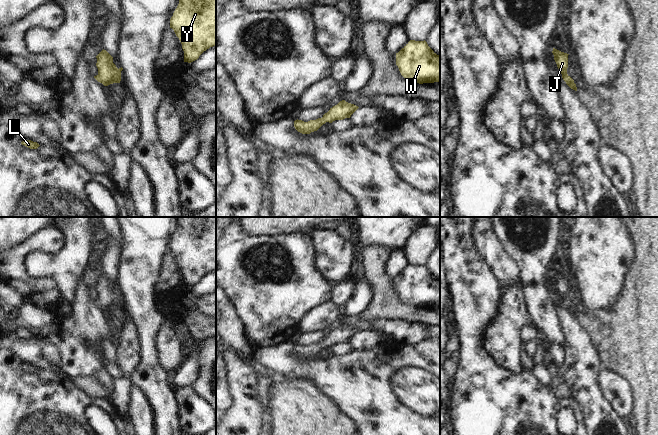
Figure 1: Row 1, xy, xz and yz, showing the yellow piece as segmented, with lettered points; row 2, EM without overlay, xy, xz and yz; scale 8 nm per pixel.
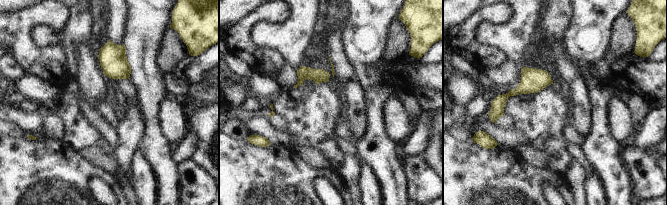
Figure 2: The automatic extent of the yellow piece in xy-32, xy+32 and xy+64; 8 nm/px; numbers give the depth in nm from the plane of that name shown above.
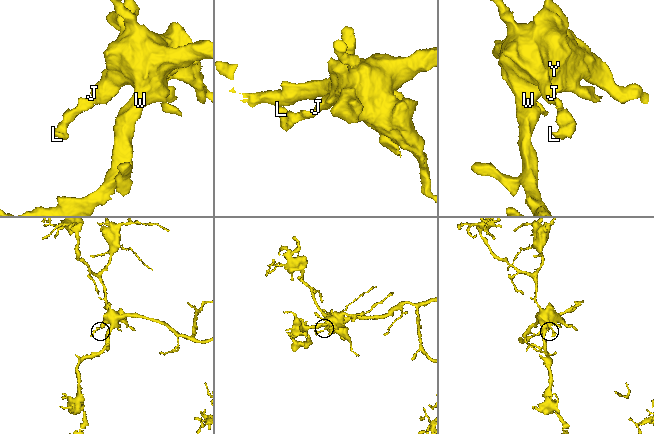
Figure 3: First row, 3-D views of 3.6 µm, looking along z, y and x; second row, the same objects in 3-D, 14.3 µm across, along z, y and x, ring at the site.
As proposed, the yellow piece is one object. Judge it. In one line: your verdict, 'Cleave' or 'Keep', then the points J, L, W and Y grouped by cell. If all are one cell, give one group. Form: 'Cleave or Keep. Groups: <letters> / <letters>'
Keep. Groups: J L W Y

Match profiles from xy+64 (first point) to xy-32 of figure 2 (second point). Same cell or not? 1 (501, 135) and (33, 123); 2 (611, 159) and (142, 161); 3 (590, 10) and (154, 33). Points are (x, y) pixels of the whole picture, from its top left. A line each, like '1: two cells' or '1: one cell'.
1: one cell
2: two cells
3: one cell

